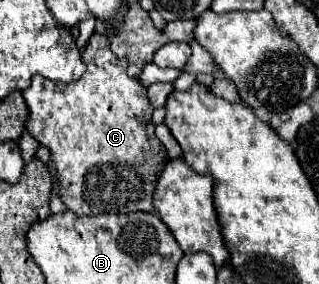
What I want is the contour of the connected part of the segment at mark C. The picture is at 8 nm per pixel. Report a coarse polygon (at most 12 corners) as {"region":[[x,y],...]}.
{"region":[[108,36],[32,76],[26,130],[78,216],[154,212],[168,158]]}

